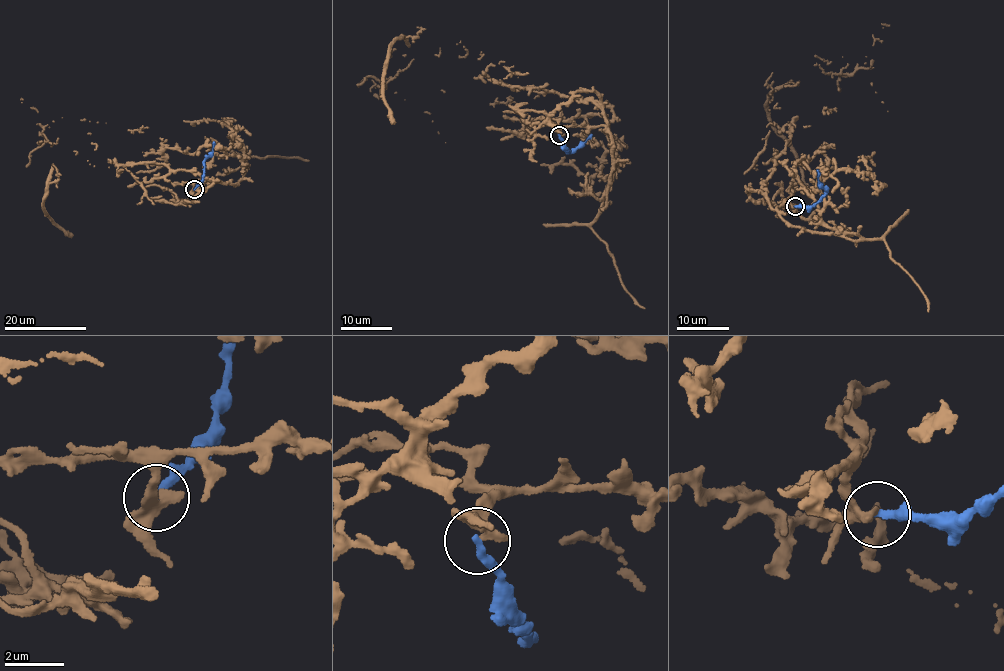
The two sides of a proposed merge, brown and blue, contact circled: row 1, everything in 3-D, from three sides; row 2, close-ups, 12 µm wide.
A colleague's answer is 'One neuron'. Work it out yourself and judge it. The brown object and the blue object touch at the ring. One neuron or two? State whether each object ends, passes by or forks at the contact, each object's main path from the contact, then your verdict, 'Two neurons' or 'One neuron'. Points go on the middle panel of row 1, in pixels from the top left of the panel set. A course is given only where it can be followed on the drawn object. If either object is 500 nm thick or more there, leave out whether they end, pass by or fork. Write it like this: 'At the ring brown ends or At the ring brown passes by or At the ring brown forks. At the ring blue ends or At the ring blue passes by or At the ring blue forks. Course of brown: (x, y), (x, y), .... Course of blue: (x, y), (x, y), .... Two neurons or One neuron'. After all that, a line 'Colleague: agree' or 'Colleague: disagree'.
At the ring brown ends. At the ring blue ends. Course of brown: (558, 134), (605, 124), (598, 104), (498, 84), (456, 43), (379, 97), (396, 92), (445, 142). Course of blue: (558, 134), (562, 147), (570, 153), (591, 133). Two neurons
Colleague: disagree

